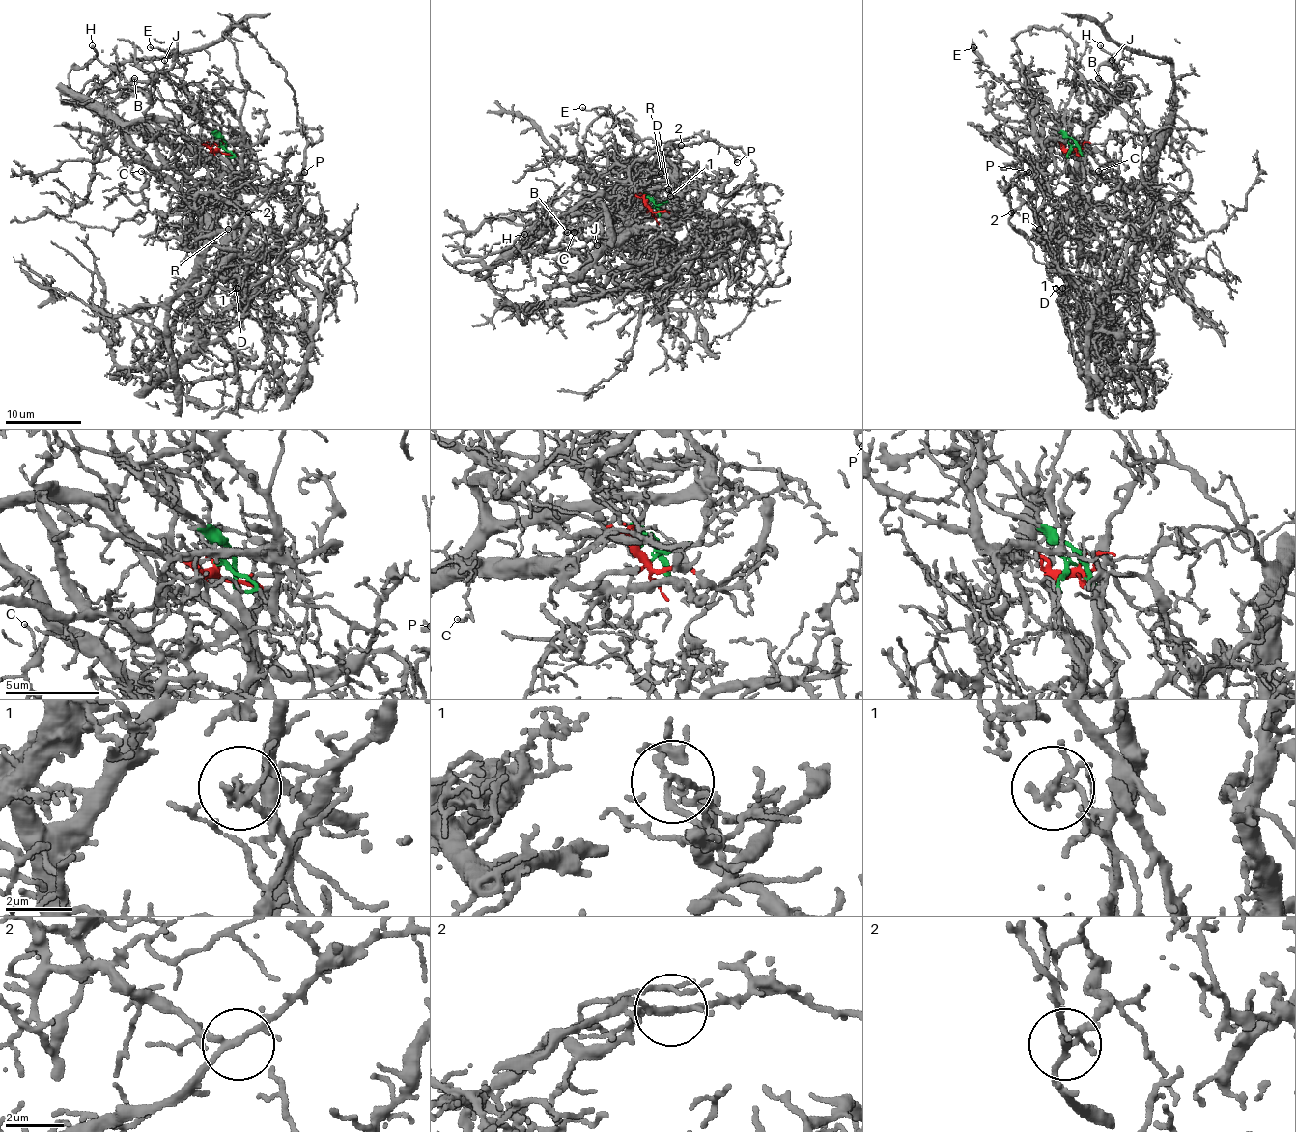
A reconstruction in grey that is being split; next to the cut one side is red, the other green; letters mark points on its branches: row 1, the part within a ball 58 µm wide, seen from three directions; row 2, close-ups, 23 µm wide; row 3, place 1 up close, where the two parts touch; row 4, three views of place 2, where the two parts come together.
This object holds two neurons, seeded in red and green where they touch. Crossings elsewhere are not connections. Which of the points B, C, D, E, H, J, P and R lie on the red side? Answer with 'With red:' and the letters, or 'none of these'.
With red: B, C, D, E, H, J

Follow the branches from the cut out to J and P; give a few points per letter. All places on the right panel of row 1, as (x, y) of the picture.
J: (1077, 146), (1057, 144), (1054, 128), (1061, 122), (1090, 122), (1116, 102), (1116, 89), (1124, 85), (1111, 60)
P: (1077, 146), (1063, 171), (1077, 196), (1048, 234), (1027, 236), (1009, 223), (1005, 192), (1028, 171)

